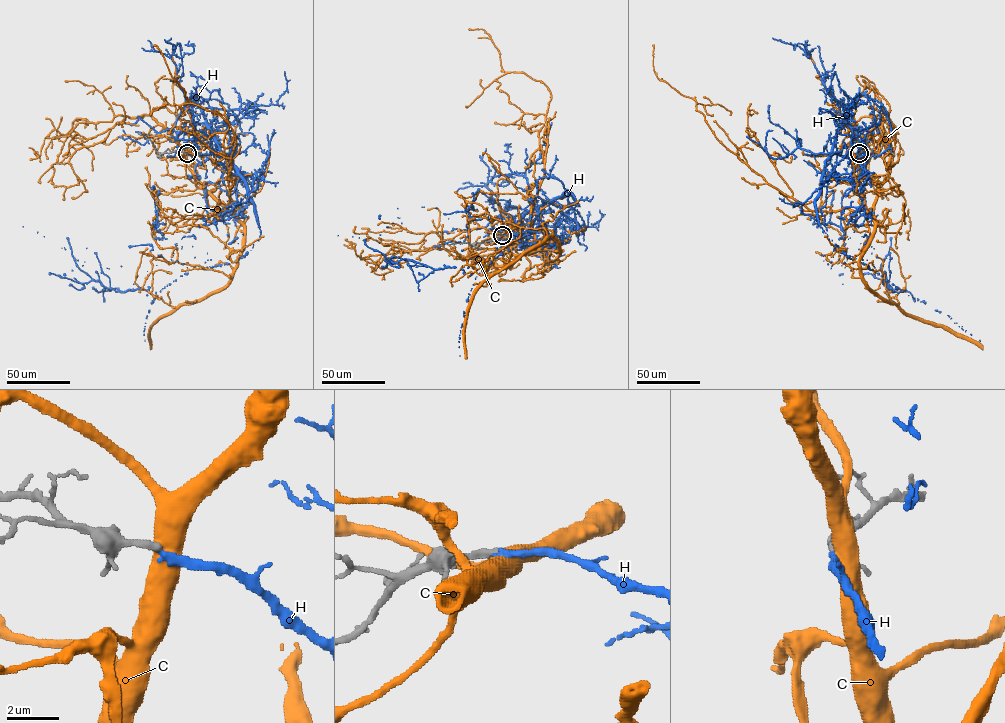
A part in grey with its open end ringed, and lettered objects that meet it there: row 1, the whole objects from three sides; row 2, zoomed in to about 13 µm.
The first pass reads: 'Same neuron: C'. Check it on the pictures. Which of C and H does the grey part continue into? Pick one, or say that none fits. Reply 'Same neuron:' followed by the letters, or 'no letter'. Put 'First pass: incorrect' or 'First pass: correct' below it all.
Same neuron: no letter
First pass: incorrect

